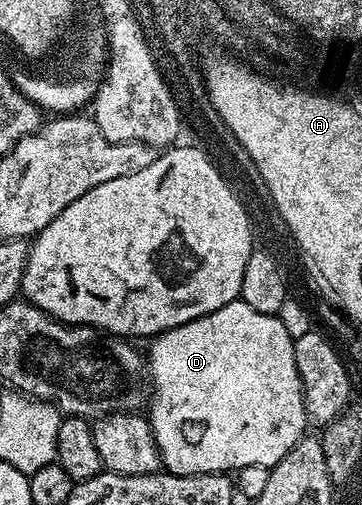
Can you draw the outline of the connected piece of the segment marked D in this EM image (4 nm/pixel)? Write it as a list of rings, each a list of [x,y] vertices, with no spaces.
[[[234,299],[229,305],[217,309],[213,313],[203,315],[200,319],[189,321],[180,327],[174,327],[168,331],[154,336],[150,340],[151,352],[146,352],[145,363],[155,374],[155,391],[149,395],[149,418],[153,437],[159,446],[159,457],[162,466],[172,475],[214,475],[216,473],[238,473],[243,467],[249,465],[261,465],[262,467],[275,467],[293,445],[297,445],[299,439],[304,438],[305,429],[308,430],[307,414],[305,413],[305,401],[303,400],[303,386],[301,377],[297,373],[297,361],[295,360],[295,340],[292,339],[289,329],[279,320],[278,315],[266,315],[257,313],[253,305],[245,305],[242,299]]]

